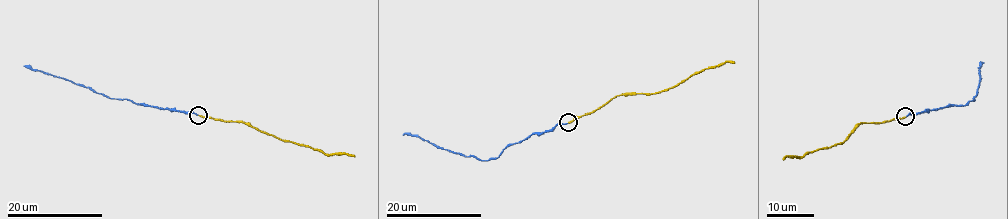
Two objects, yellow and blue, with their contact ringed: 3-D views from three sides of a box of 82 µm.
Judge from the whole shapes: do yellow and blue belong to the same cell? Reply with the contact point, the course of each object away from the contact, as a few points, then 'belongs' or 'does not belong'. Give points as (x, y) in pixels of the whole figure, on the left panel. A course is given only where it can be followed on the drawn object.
place (198, 115); course yellow (198, 115), (250, 123), (278, 138), (309, 145), (325, 154), (355, 156); course blue (198, 115), (111, 98), (23, 66); belongs

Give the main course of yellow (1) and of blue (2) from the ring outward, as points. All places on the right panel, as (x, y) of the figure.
1: (905, 116), (862, 123), (836, 145), (802, 157), (785, 157), (783, 160)
2: (906, 116), (975, 100), (980, 81), (979, 68), (983, 62)

